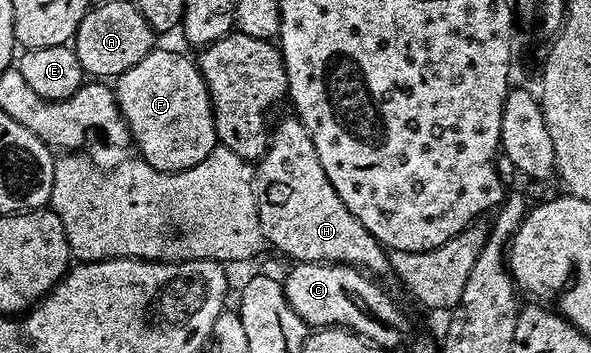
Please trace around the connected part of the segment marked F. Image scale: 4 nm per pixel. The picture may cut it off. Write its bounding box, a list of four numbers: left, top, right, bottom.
[114,49,218,171]

